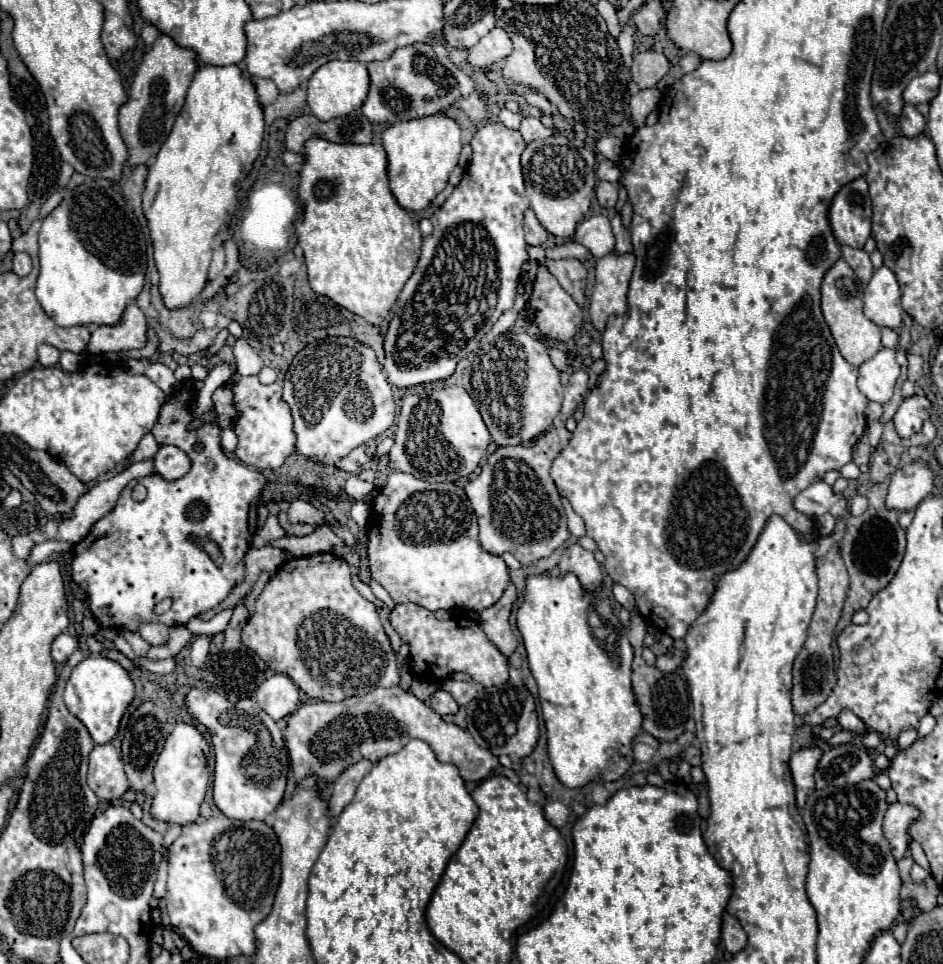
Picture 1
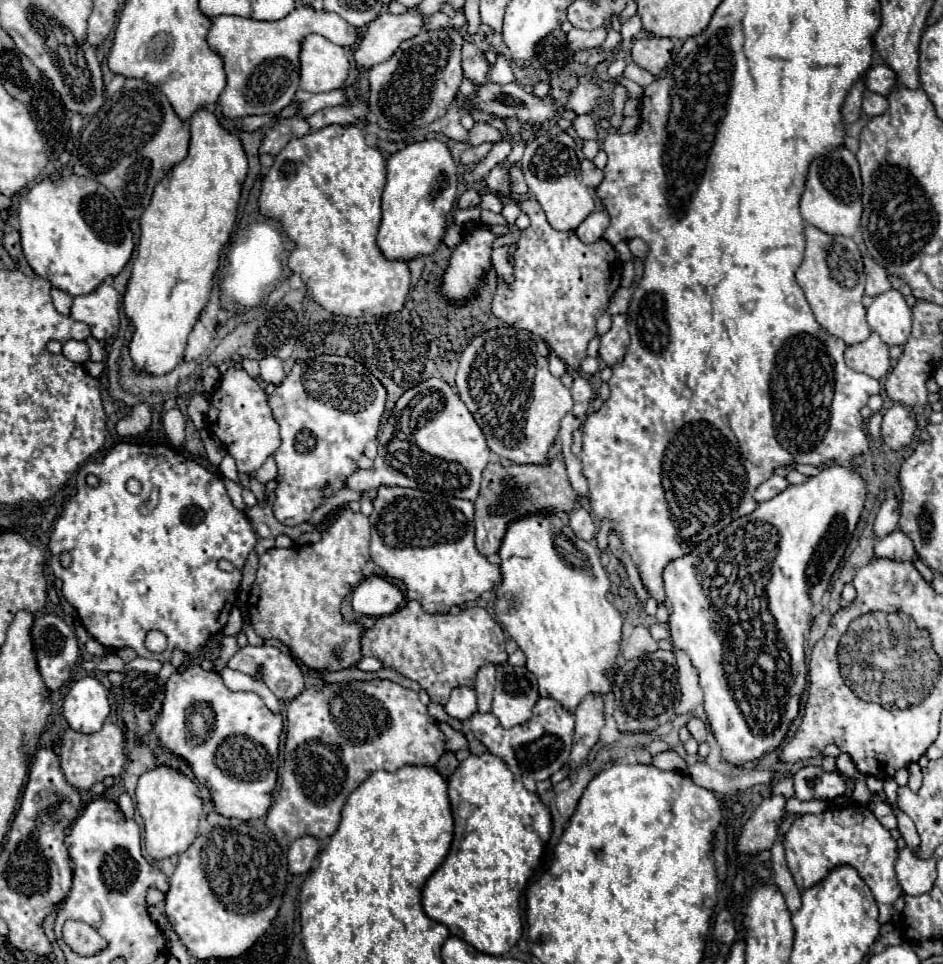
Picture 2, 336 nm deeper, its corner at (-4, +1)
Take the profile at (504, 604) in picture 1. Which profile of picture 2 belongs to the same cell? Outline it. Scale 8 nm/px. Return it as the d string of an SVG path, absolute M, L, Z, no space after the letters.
M485 665L479 669L475 679L475 693L477 693L477 709L479 713L489 713L495 689L495 665Z

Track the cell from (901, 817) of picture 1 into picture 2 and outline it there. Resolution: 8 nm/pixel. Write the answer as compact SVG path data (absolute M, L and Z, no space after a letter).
M847 805L841 809L827 809L819 815L801 815L787 831L787 867L799 891L805 891L823 881L833 869L849 865L857 869L859 877L871 889L879 907L879 923L889 923L893 903L901 895L901 885L895 875L897 843L891 833L875 819L869 807Z

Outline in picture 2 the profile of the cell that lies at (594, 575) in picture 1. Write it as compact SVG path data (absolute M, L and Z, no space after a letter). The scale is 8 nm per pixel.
M575 509L571 513L571 519L569 519L569 525L571 529L575 531L577 537L583 537L585 541L591 541L597 533L597 527L595 527L595 517L587 511L587 509Z

